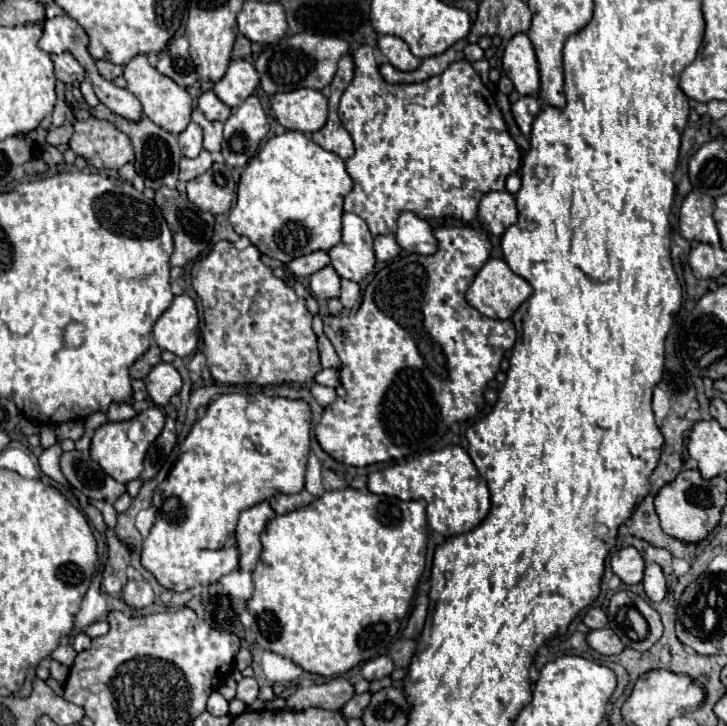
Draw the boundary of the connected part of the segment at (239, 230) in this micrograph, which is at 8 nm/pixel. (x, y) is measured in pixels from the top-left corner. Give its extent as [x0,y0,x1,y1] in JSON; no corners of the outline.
[230,132,354,264]

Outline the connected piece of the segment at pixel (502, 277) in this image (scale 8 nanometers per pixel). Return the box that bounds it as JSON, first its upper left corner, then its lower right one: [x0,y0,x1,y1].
[466,258,532,320]

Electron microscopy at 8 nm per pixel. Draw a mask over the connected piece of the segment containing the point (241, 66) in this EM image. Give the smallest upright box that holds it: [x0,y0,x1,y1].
[214,60,258,108]

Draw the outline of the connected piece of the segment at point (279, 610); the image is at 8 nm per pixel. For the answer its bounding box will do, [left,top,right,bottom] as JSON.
[248,488,428,678]

